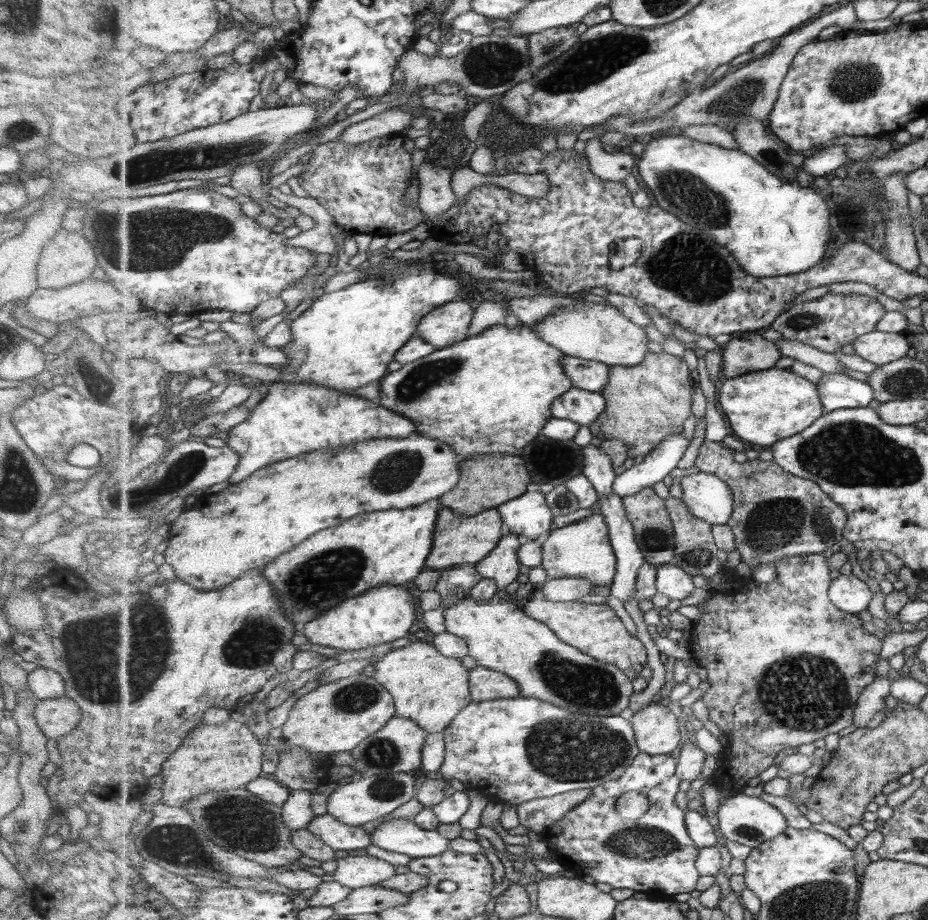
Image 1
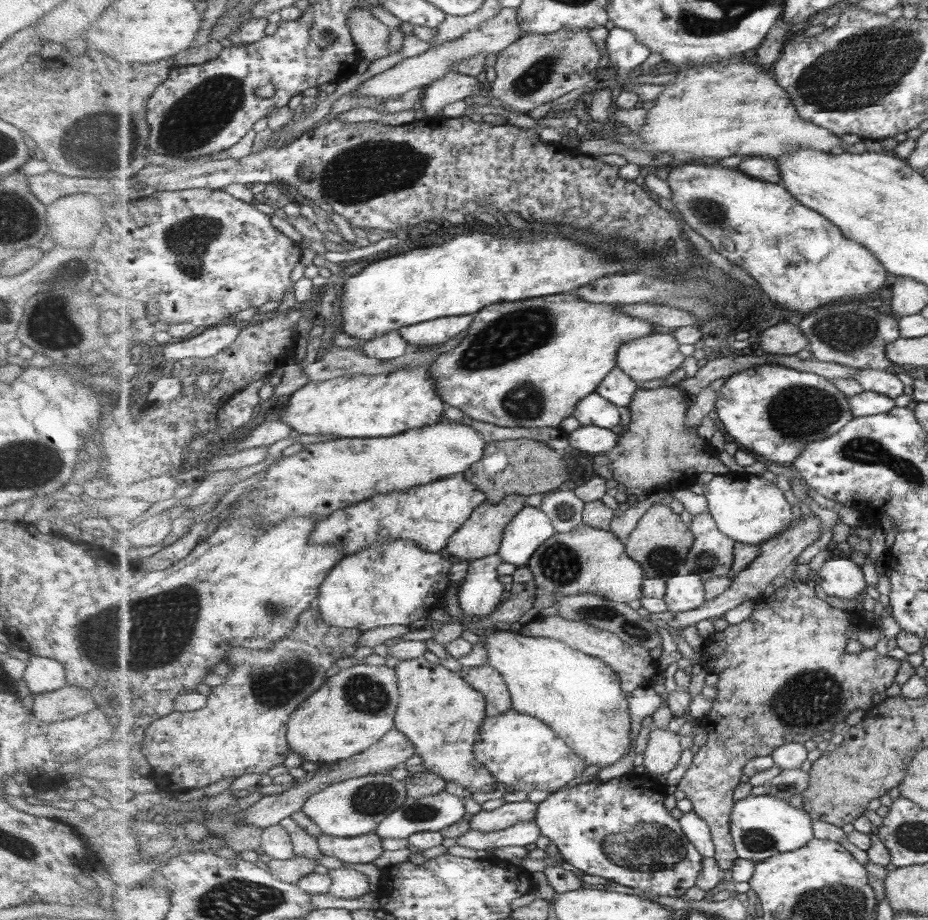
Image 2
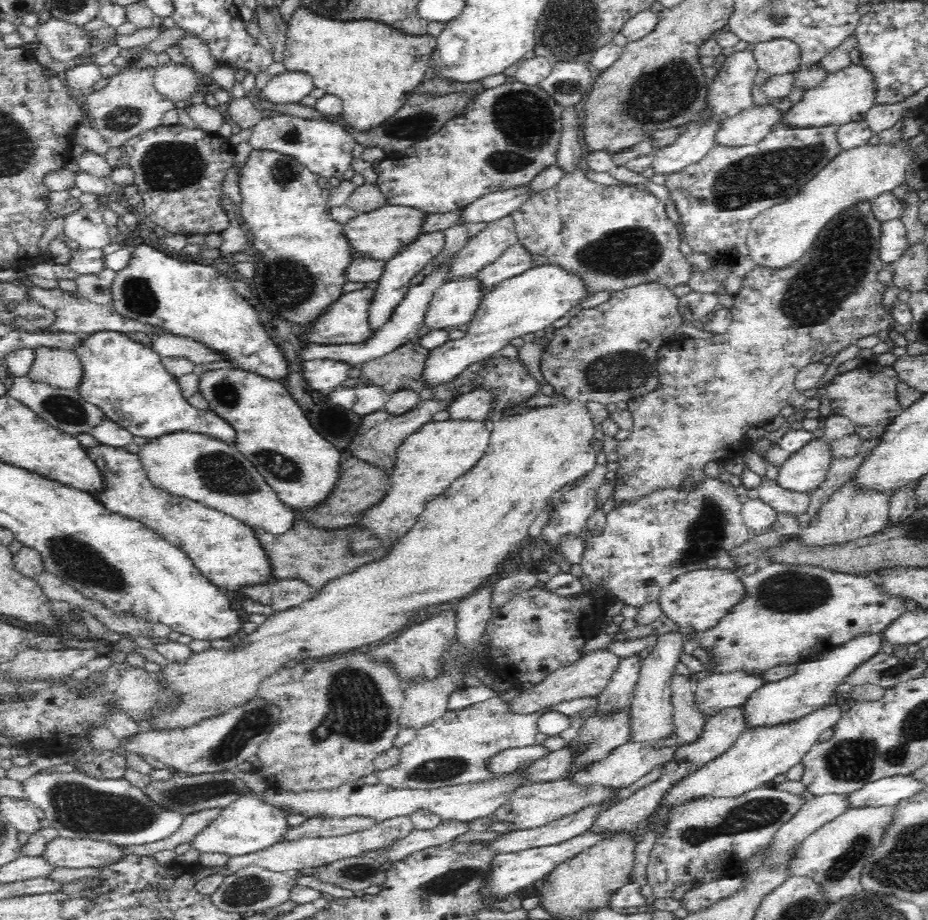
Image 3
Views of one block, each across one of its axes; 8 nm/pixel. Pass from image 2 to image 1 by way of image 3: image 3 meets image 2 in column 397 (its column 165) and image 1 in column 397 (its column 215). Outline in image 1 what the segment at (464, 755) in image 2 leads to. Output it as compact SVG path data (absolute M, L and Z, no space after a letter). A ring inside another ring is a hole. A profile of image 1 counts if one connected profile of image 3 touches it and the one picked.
M411 638L404 647L387 652L373 667L375 679L394 697L397 716L415 720L428 734L444 732L459 712L474 702L469 668L462 659L445 656L433 643Z

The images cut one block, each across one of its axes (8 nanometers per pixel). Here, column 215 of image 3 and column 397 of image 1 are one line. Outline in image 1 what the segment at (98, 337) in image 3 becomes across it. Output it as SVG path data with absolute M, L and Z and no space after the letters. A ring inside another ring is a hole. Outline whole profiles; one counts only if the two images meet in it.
M273 383L267 389L265 397L252 410L249 420L245 420L243 424L237 424L228 431L226 444L231 445L241 455L241 462L229 478L229 482L230 484L241 483L255 471L259 471L260 468L292 459L305 452L318 451L329 447L344 447L371 439L400 439L413 435L416 430L417 425L409 417L353 393L337 391L315 383Z

